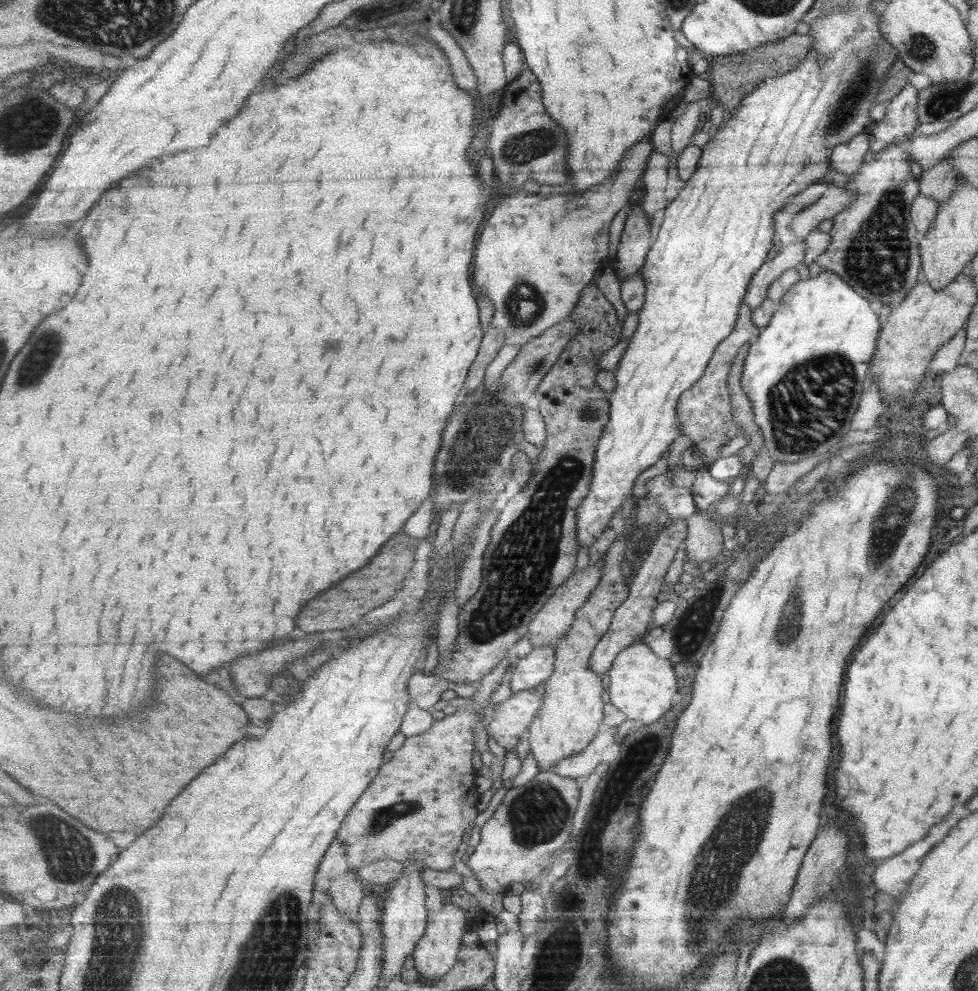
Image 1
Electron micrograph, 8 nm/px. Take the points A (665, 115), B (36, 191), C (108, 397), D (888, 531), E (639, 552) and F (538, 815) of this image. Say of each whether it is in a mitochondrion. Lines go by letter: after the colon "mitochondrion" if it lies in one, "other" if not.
A: other
B: other
C: other
D: mitochondrion
E: other
F: mitochondrion

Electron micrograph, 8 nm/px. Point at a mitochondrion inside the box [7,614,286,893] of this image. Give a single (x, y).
(65, 872)

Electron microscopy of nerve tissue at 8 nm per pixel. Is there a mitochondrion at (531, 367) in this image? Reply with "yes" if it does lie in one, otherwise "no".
yes

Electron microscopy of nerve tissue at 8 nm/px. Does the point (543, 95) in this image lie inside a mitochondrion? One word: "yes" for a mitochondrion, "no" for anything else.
no

